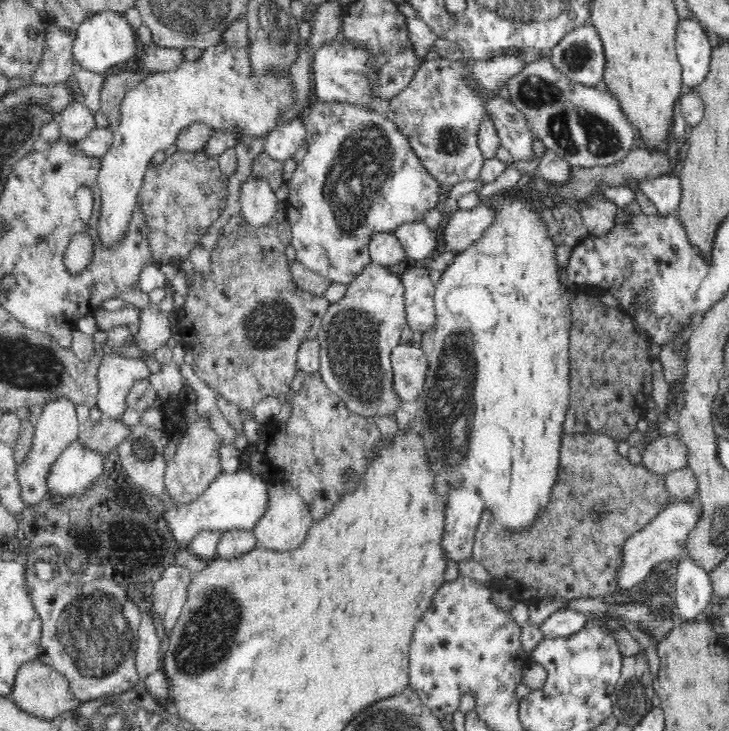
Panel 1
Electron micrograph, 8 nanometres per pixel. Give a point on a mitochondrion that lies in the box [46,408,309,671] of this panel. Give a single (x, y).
(84, 542)

